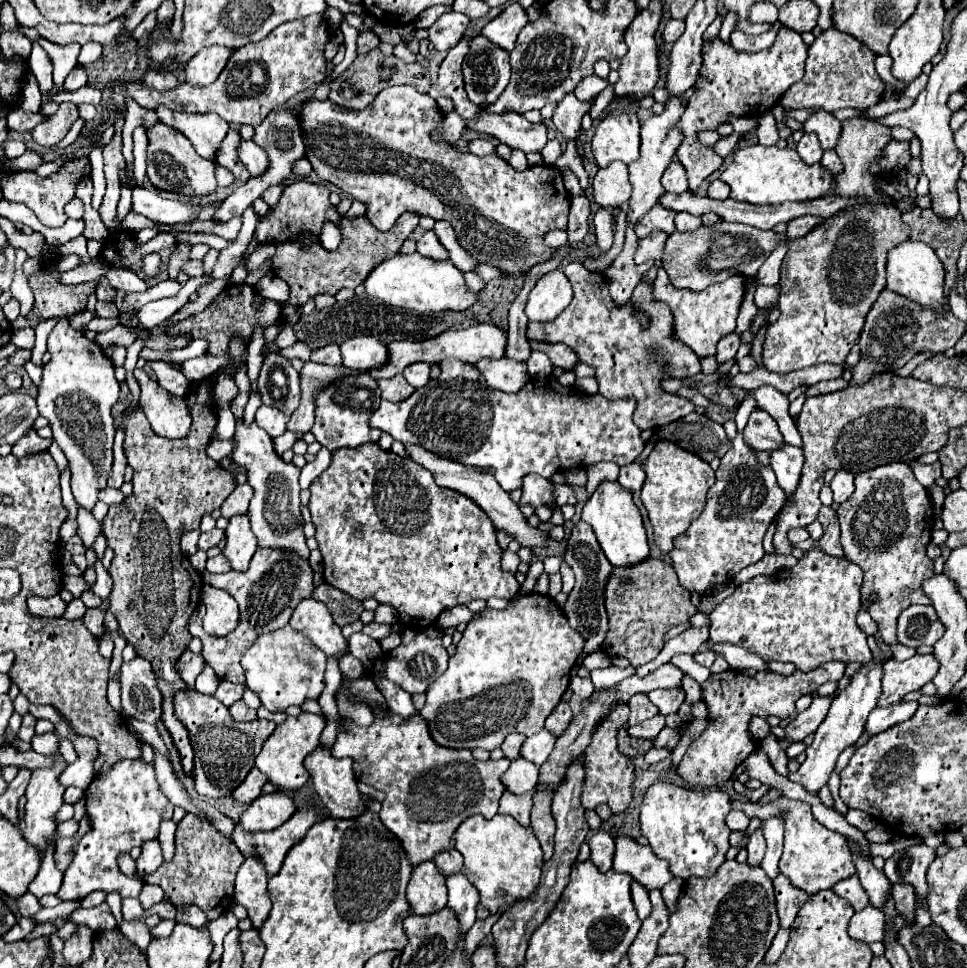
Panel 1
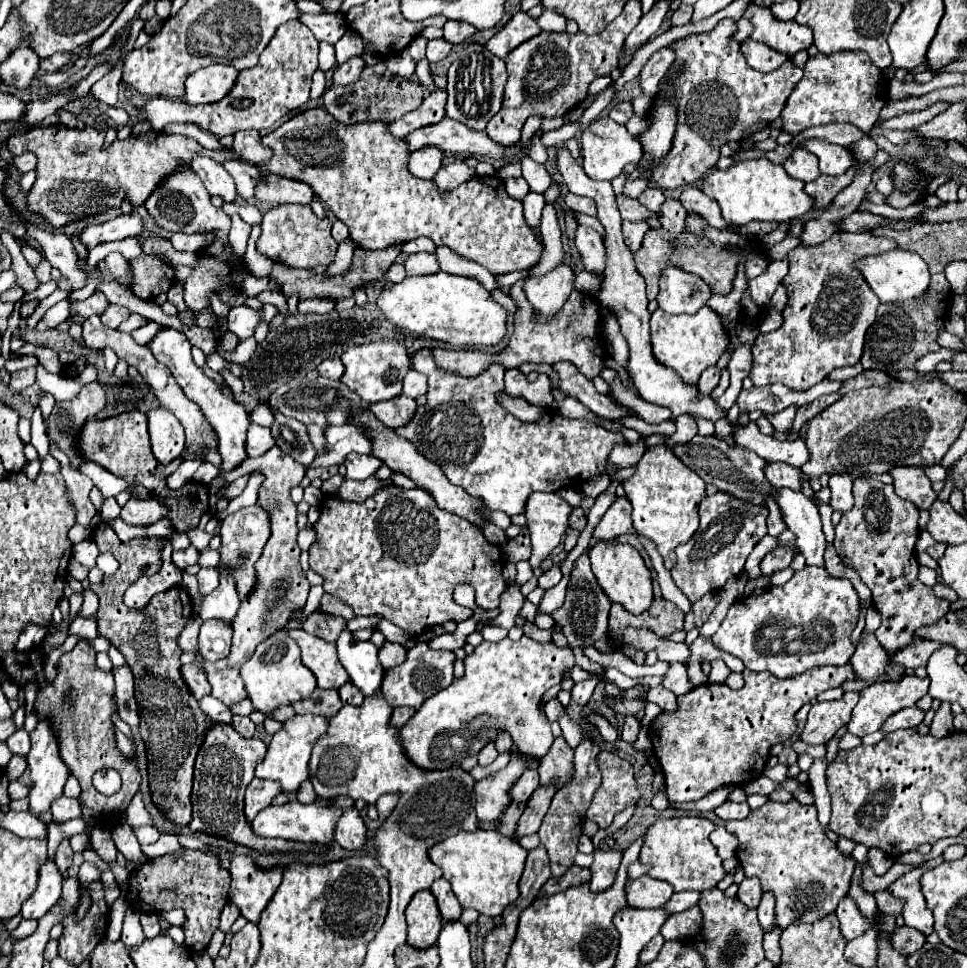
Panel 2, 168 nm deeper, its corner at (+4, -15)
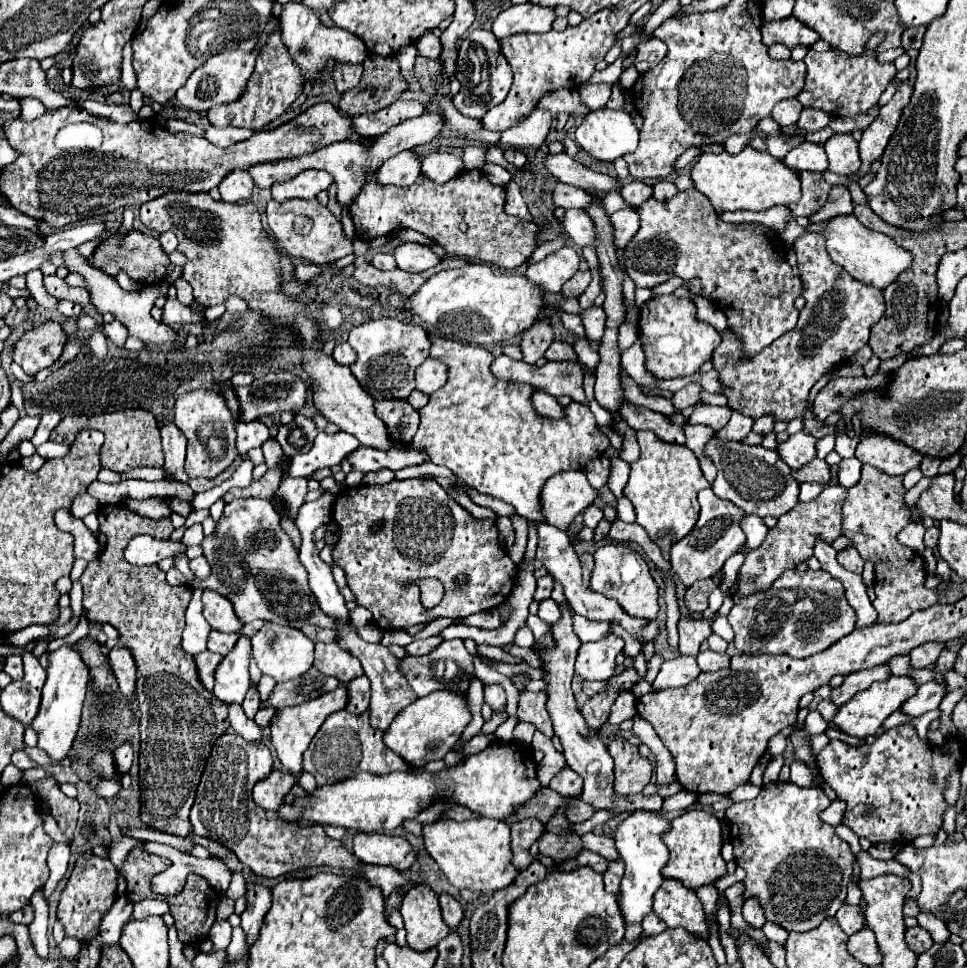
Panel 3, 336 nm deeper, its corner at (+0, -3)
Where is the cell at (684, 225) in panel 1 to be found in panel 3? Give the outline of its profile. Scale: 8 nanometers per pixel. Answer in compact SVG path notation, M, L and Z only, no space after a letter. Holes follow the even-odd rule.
M658 181L658 183L654 183L654 193L652 193L652 197L654 199L658 199L658 201L664 201L664 199L670 199L672 195L676 195L678 193L678 189L676 189L676 185L674 183L670 183L670 181Z

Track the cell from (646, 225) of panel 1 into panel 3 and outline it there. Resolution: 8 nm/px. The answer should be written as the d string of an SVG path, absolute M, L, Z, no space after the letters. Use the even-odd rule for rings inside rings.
M620 209L612 213L612 225L614 225L614 243L616 247L624 249L626 243L632 239L632 235L640 227L640 217L636 215L634 209Z

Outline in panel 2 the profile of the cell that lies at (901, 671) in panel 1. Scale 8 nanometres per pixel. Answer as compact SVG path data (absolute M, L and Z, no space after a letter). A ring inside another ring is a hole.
M902 675L898 681L876 681L872 685L864 687L860 691L860 699L858 699L858 703L856 703L854 711L852 711L852 719L846 725L848 731L858 735L858 737L864 737L866 733L878 731L882 727L884 719L898 713L900 709L916 705L916 701L928 693L928 685L930 685L928 677L922 679L922 677L916 677L916 675Z

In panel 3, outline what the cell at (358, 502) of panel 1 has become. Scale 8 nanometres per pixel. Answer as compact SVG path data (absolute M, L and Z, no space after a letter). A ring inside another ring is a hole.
M404 479L376 487L346 489L336 497L334 521L340 527L340 539L332 551L334 563L344 569L346 583L356 597L356 605L366 607L372 613L372 621L382 631L406 629L418 623L430 623L438 617L464 619L472 613L500 607L514 589L518 567L510 561L506 551L498 545L496 521L476 519L464 507L460 507L444 487L434 479ZM384 521L378 533L370 533L370 527ZM464 575L466 583L458 585L456 577ZM434 577L444 585L444 597L434 609L424 609L420 603L420 589L416 585L402 587L404 581Z

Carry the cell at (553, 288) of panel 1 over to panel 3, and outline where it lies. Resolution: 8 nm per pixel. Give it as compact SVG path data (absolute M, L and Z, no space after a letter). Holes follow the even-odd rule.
M566 245L560 251L546 255L542 261L532 263L526 271L526 277L534 283L540 283L546 293L558 293L562 285L578 271L578 253L574 247Z

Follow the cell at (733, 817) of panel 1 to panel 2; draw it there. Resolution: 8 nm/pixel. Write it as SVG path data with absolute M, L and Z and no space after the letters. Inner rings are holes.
M724 825L716 827L710 835L710 841L716 845L720 859L734 859L736 857L736 849L738 849L738 837L730 831L726 831Z

